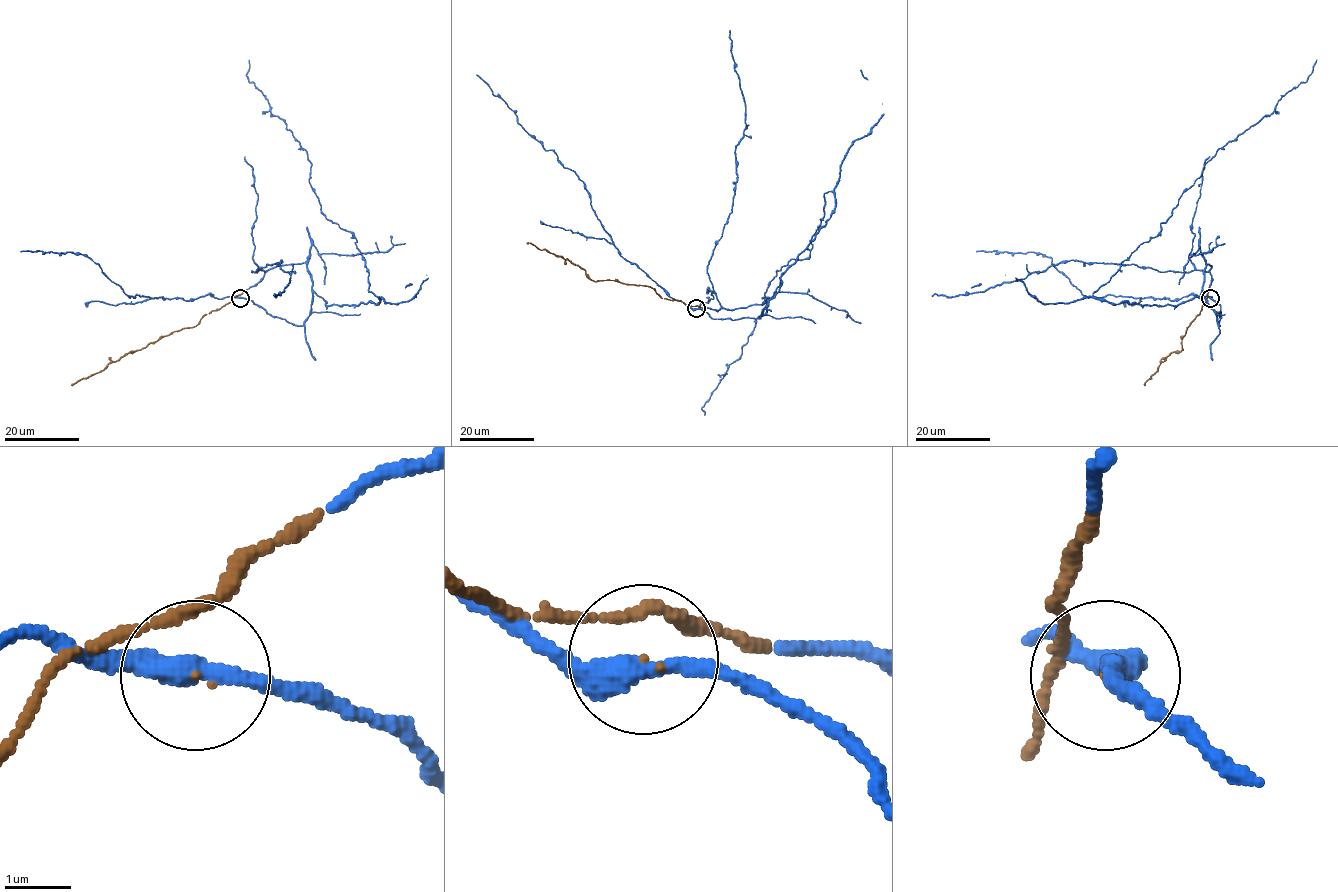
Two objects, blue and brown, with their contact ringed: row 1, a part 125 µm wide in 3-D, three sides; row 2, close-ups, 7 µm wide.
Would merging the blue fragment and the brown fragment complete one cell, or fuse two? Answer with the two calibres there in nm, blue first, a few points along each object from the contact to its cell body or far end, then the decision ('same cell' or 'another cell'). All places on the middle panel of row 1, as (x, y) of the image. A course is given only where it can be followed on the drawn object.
calibres 320 and 20 nm; course blue (696, 308), (713, 319), (765, 313), (835, 195), (824, 194), (810, 255), (771, 280), (762, 314), (704, 415); course brown (696, 308), (681, 301), (662, 298), (648, 286), (594, 281), (585, 271), (567, 260), (526, 243); same cell

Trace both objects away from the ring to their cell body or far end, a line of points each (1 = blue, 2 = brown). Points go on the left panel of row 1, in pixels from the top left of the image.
1: (240, 298), (302, 325), (314, 292), (380, 301), (249, 60)
2: (240, 298), (235, 295), (192, 327), (161, 336), (71, 385)

